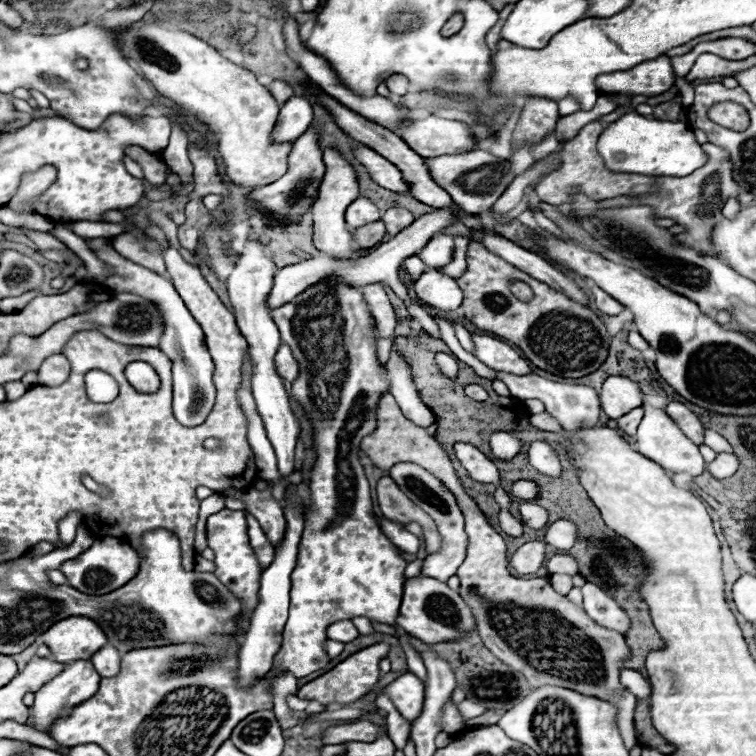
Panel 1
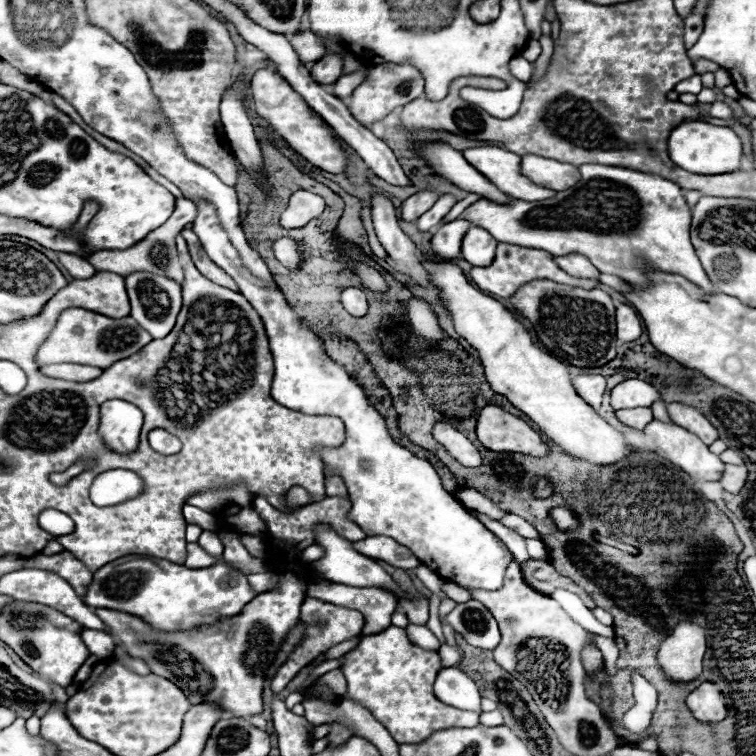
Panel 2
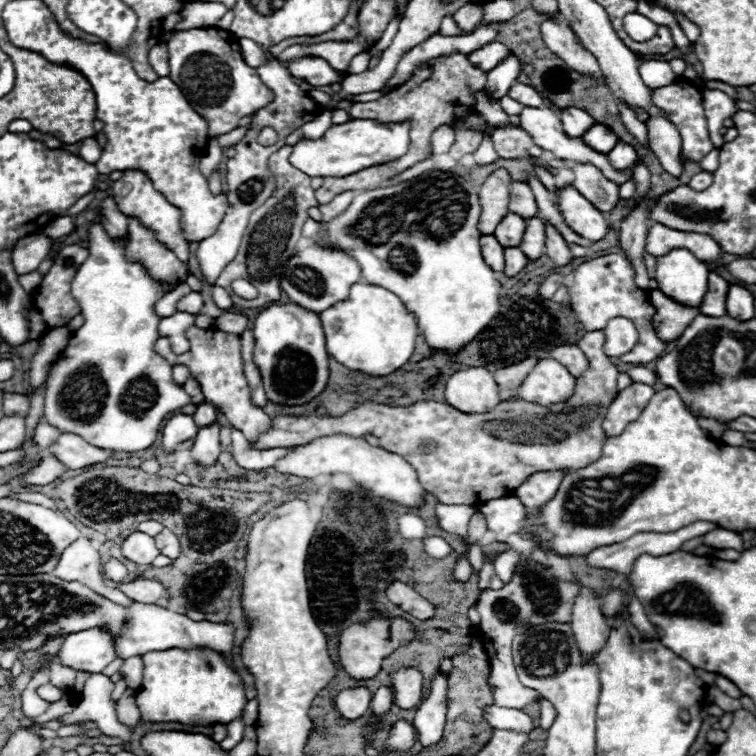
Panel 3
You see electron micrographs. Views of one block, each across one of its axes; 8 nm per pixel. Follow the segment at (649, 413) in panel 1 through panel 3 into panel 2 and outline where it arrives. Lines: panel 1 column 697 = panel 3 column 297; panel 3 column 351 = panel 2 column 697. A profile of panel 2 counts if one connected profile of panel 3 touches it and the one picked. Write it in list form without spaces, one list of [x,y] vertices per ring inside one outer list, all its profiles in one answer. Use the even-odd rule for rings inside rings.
[[[652,420],[644,432],[654,444],[666,452],[668,460],[694,478],[718,480],[724,472],[722,460],[708,450],[708,446],[682,426]]]

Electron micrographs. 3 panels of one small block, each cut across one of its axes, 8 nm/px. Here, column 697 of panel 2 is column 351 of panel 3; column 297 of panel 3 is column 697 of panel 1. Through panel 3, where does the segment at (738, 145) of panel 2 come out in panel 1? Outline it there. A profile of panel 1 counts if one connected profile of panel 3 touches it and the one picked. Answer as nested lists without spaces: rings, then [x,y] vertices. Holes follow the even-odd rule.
[[[628,112],[604,128],[598,138],[598,154],[612,172],[644,176],[686,176],[706,162],[706,154],[694,140],[694,132],[688,124],[644,118],[636,112]]]

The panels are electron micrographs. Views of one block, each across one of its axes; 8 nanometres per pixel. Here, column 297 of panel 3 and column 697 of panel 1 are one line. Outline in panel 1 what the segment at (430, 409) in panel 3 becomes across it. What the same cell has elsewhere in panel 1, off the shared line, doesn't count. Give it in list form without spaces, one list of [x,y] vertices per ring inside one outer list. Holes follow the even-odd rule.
[[[670,402],[668,404],[668,408],[666,408],[666,412],[668,412],[668,416],[680,426],[680,430],[694,442],[694,444],[702,444],[702,440],[704,440],[704,426],[702,426],[702,422],[700,422],[700,418],[690,410],[690,408],[686,408],[684,404],[680,404],[680,402]]]

